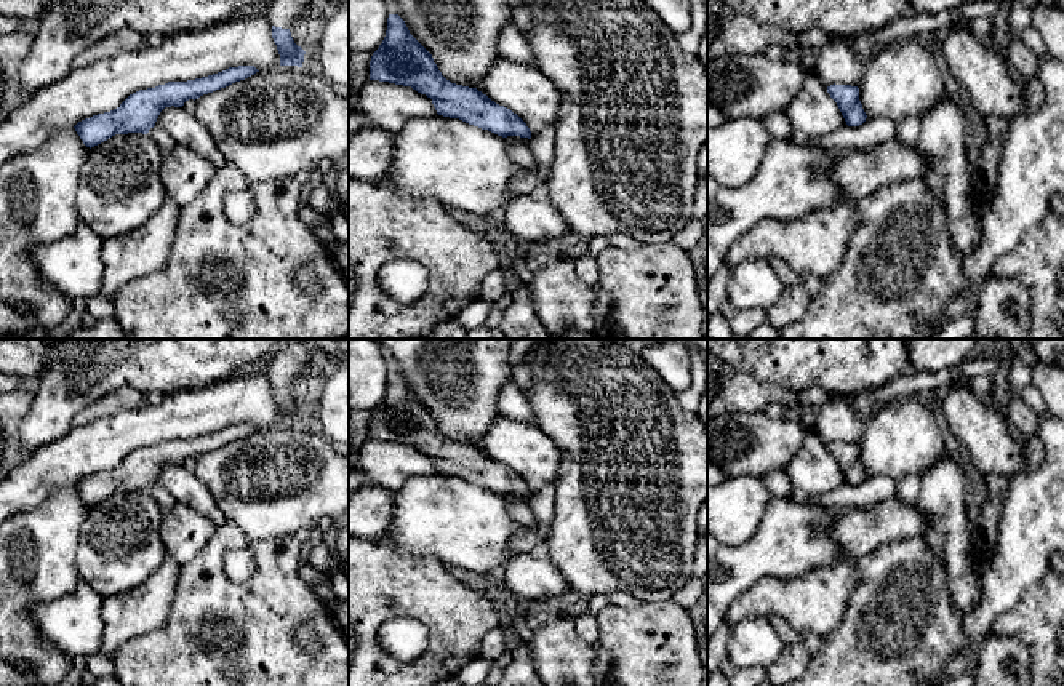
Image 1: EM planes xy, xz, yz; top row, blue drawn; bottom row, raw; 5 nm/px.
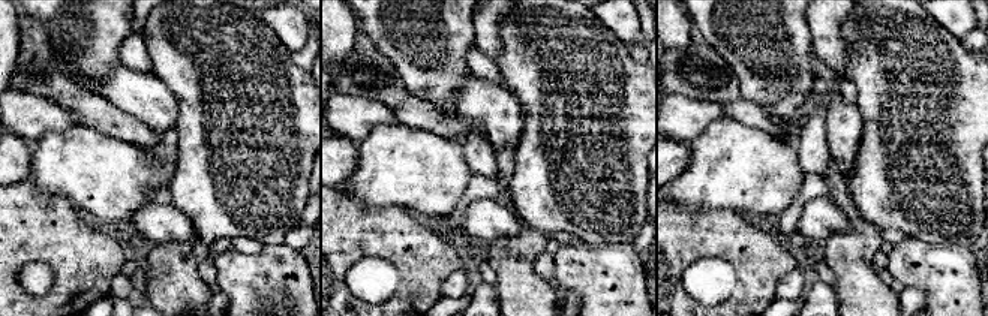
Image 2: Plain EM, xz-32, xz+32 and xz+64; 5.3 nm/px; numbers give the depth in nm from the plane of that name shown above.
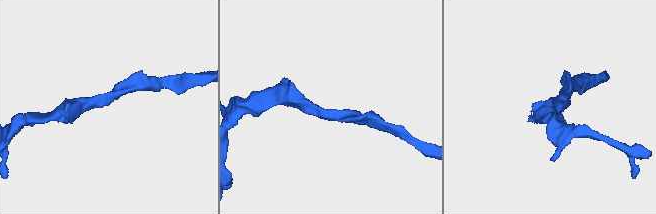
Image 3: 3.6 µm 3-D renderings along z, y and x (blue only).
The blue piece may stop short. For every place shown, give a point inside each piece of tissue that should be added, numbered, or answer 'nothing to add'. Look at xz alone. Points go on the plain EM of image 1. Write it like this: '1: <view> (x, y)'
nothing to add

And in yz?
nothing to add

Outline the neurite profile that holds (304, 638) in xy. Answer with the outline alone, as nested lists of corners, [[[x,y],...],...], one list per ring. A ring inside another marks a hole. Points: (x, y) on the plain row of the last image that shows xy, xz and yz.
[[[298,625],[293,632],[296,644],[307,652],[317,652],[318,644],[314,638],[314,632],[307,625]]]

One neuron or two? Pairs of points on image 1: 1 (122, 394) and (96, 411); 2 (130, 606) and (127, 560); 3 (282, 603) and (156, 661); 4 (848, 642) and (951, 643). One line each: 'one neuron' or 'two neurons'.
1: one neuron
2: two neurons
3: one neuron
4: one neuron

